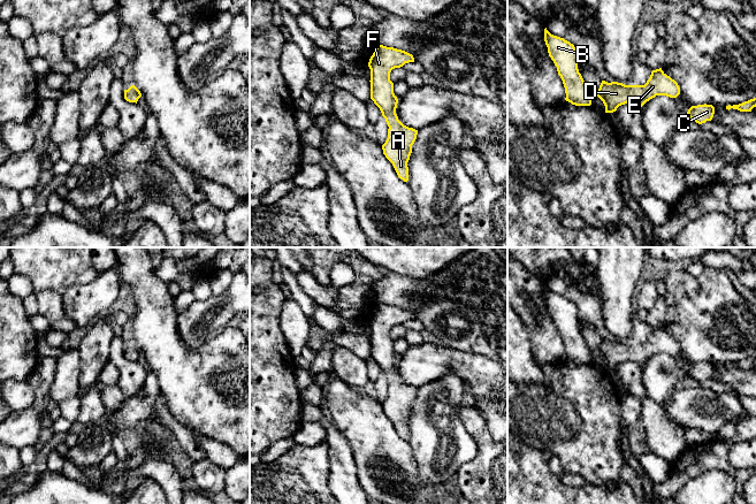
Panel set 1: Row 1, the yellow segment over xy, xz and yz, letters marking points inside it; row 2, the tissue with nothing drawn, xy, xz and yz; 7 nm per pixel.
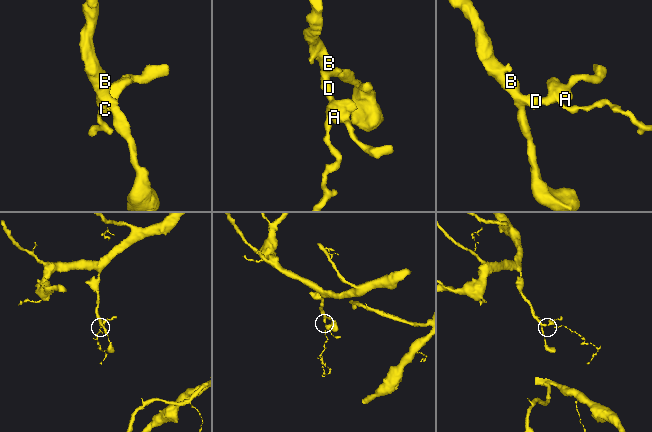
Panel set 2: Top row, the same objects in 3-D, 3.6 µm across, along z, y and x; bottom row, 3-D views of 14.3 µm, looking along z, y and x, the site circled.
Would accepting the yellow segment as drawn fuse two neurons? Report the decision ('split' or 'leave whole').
leave whole

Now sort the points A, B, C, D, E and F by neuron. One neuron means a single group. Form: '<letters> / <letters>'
A B C D E F

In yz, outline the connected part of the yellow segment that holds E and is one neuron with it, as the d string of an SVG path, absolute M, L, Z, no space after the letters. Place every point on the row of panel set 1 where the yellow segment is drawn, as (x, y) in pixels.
M659 68L651 71L644 85L625 85L618 82L602 81L596 96L603 101L605 113L613 113L619 106L627 102L634 102L642 107L656 96L677 98L679 94L678 83Z

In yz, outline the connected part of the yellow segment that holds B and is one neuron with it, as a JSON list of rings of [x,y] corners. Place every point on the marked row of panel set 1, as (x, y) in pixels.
[[[547,28],[544,29],[544,41],[549,56],[563,81],[565,100],[575,106],[590,106],[594,94],[579,72],[579,56],[574,45],[564,38],[551,35]]]

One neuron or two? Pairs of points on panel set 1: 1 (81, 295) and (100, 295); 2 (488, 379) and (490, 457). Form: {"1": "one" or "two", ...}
{"1": "one", "2": "two"}

